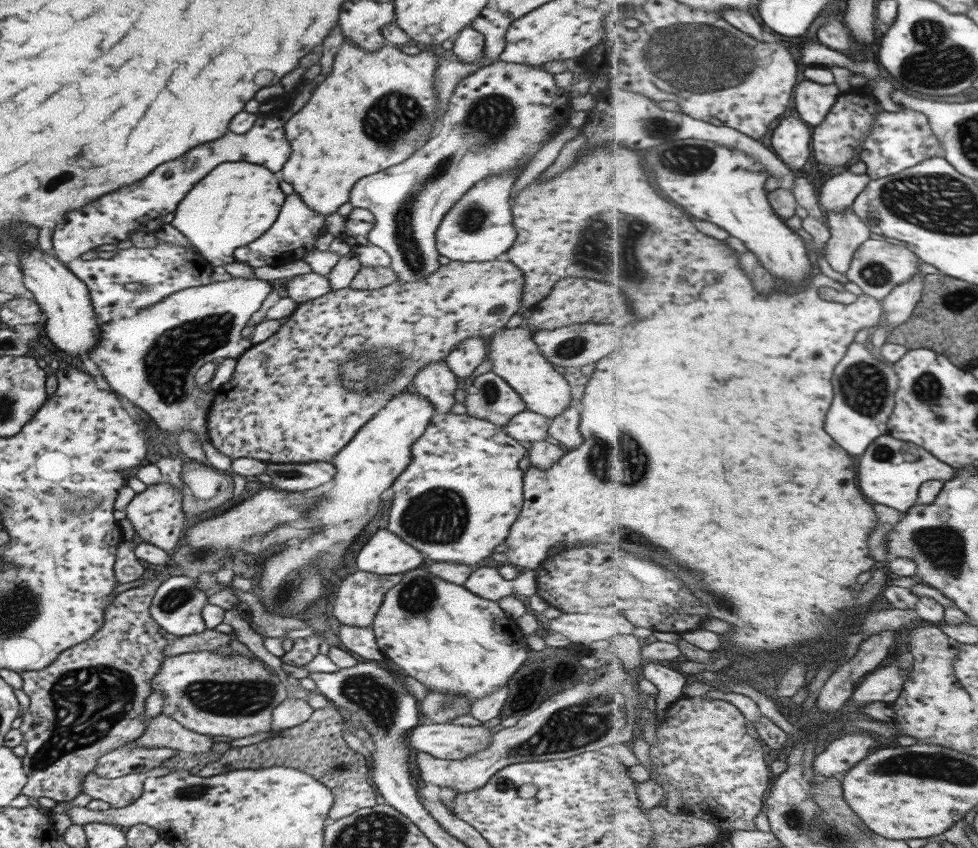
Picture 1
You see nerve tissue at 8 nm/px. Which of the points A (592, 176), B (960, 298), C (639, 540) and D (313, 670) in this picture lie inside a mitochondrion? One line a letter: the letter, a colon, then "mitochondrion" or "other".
A: other
B: other
C: mitochondrion
D: other

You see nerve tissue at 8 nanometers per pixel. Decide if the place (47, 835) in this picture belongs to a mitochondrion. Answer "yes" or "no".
no

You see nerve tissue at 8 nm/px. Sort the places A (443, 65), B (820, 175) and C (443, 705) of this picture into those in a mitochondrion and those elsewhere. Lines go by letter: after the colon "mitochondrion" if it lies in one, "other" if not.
A: other
B: other
C: mitochondrion

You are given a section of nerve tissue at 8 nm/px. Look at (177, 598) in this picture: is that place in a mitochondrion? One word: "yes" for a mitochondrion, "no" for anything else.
yes

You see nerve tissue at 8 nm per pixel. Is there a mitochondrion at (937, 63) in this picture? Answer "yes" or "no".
yes

